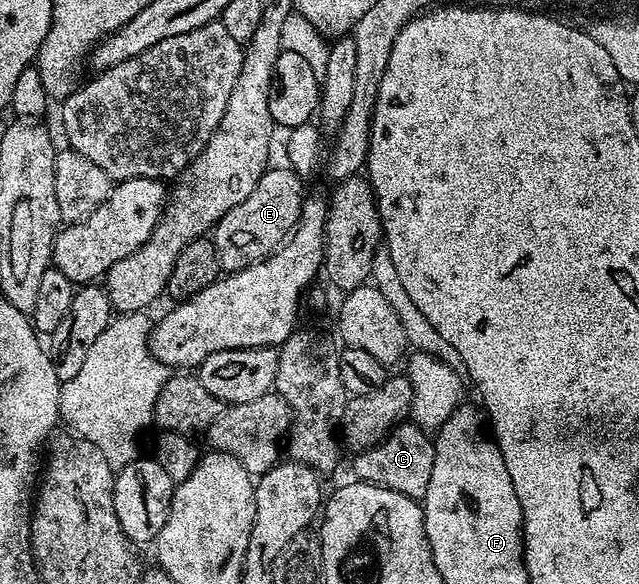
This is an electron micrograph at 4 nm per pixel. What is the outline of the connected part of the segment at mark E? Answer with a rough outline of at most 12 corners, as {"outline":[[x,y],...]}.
{"outline":[[274,165],[213,227],[222,271],[280,248],[307,197]]}

